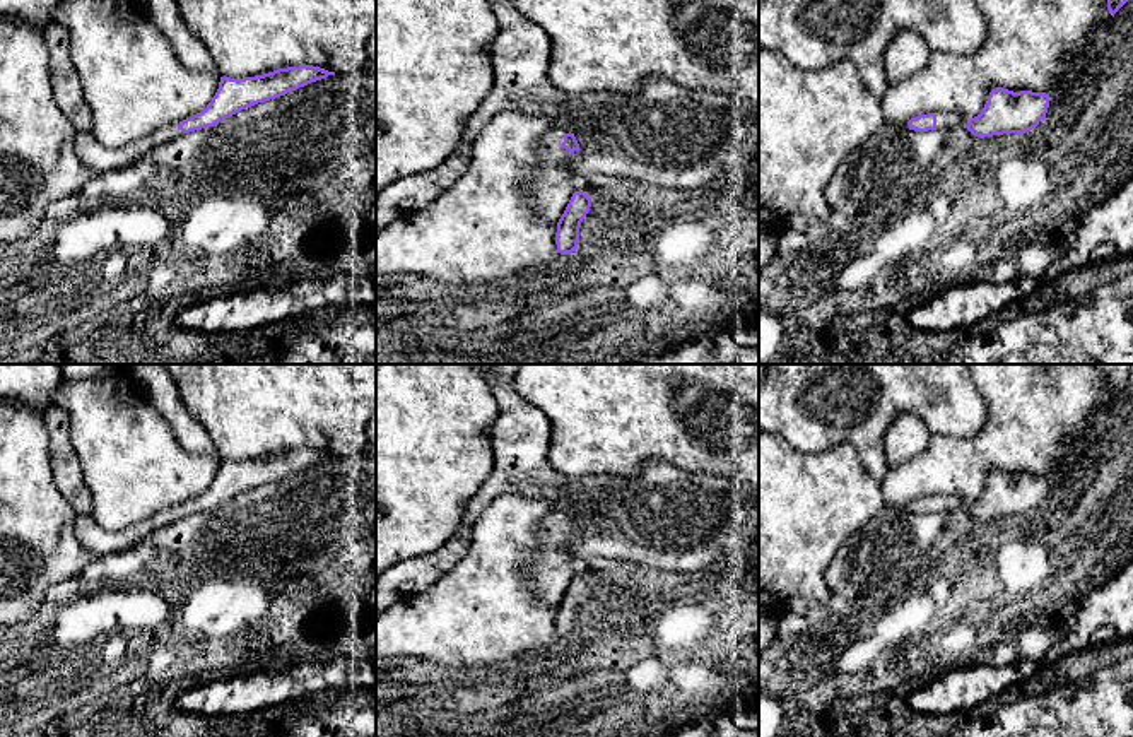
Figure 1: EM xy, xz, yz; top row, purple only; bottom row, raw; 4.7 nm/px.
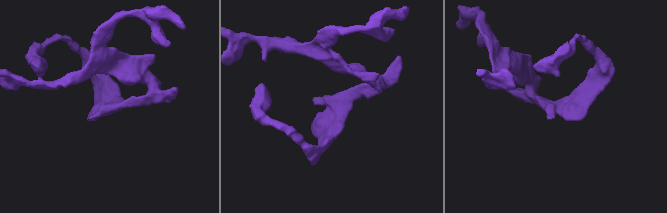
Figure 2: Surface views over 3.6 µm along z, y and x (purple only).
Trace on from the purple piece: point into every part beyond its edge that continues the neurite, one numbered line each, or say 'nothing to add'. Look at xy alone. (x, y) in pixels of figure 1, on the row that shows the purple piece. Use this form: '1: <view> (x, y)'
1: xy (89, 151)

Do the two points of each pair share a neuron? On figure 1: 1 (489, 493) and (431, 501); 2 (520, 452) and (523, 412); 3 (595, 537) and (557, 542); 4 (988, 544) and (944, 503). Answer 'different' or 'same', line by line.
1: different
2: same
3: different
4: different

